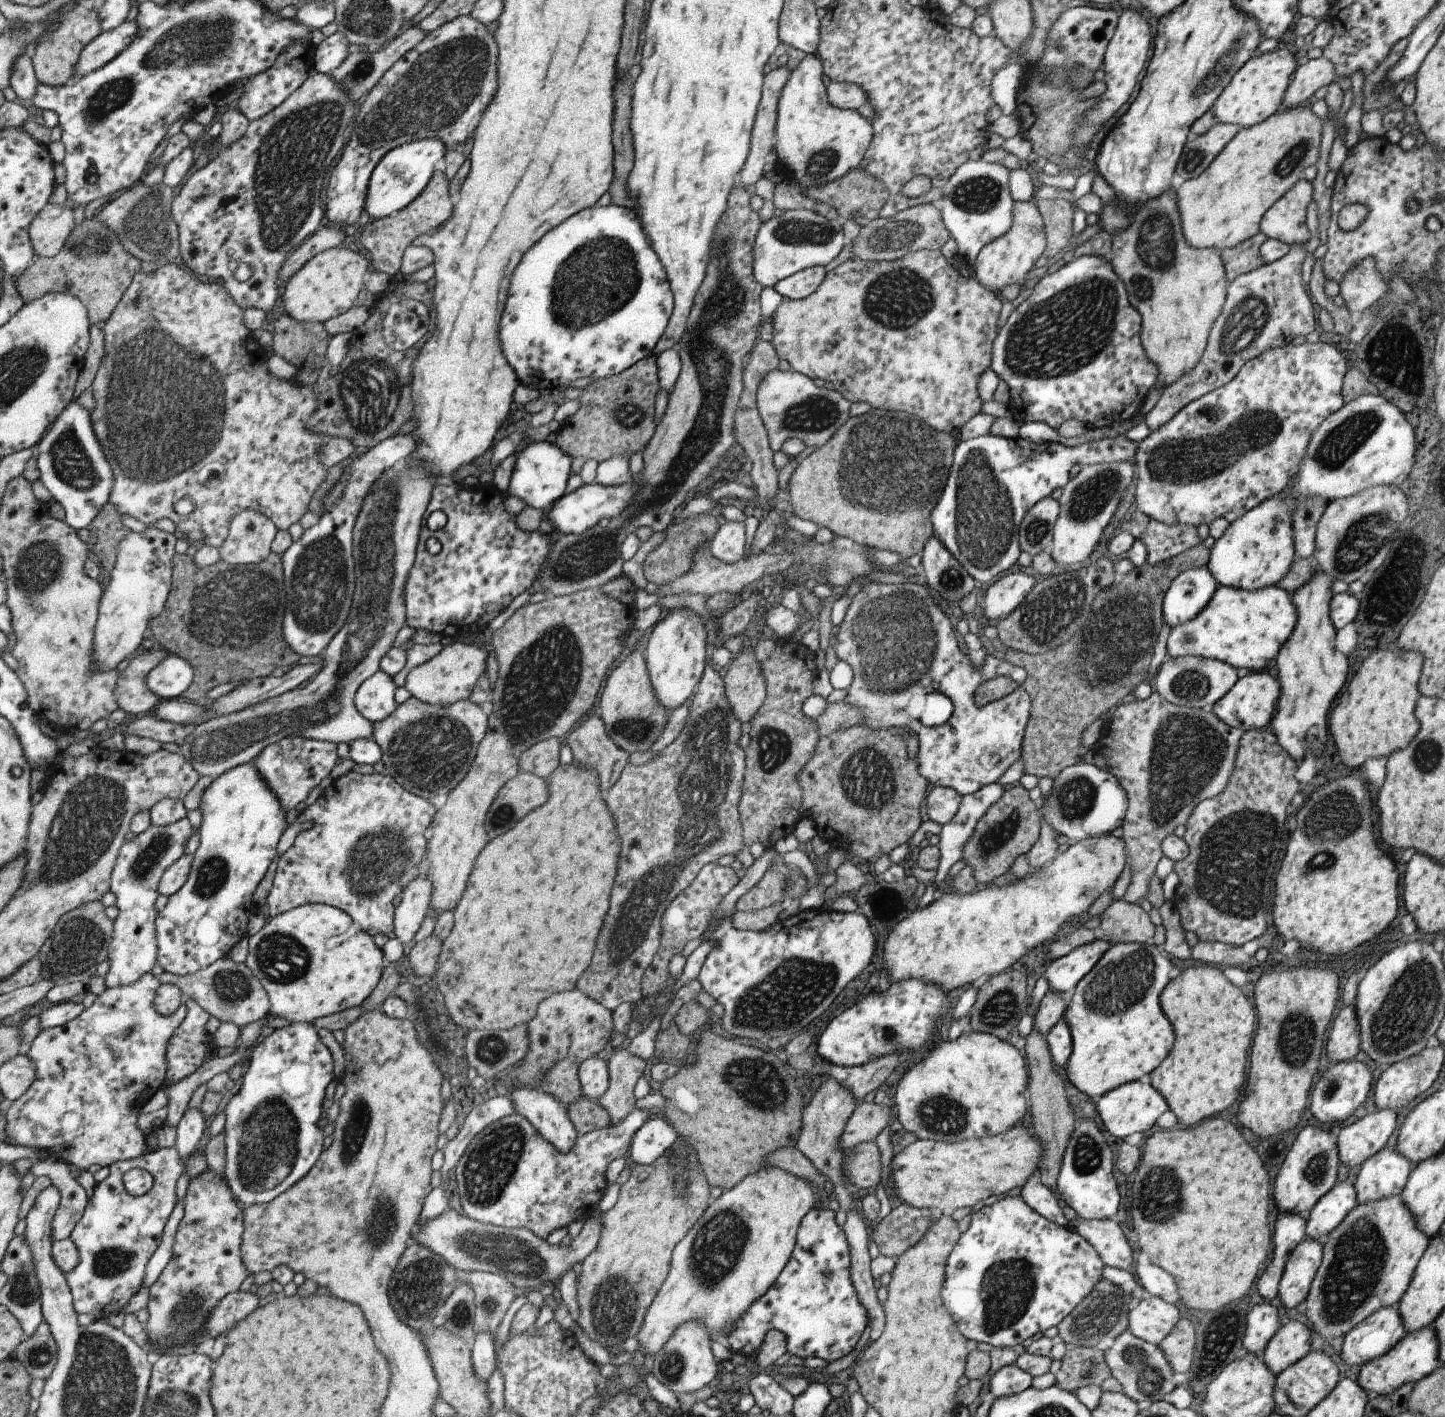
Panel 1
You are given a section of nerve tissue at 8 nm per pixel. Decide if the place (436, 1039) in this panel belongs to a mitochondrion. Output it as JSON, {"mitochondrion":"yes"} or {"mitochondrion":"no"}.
{"mitochondrion":"yes"}

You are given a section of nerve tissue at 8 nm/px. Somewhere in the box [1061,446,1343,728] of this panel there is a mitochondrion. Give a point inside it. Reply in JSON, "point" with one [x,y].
{"point":[1124,628]}

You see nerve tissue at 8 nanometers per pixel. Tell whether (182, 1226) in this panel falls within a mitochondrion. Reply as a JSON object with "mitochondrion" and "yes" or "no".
{"mitochondrion":"no"}

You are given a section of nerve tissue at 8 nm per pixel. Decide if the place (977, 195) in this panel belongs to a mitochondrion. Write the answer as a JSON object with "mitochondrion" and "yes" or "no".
{"mitochondrion":"yes"}

